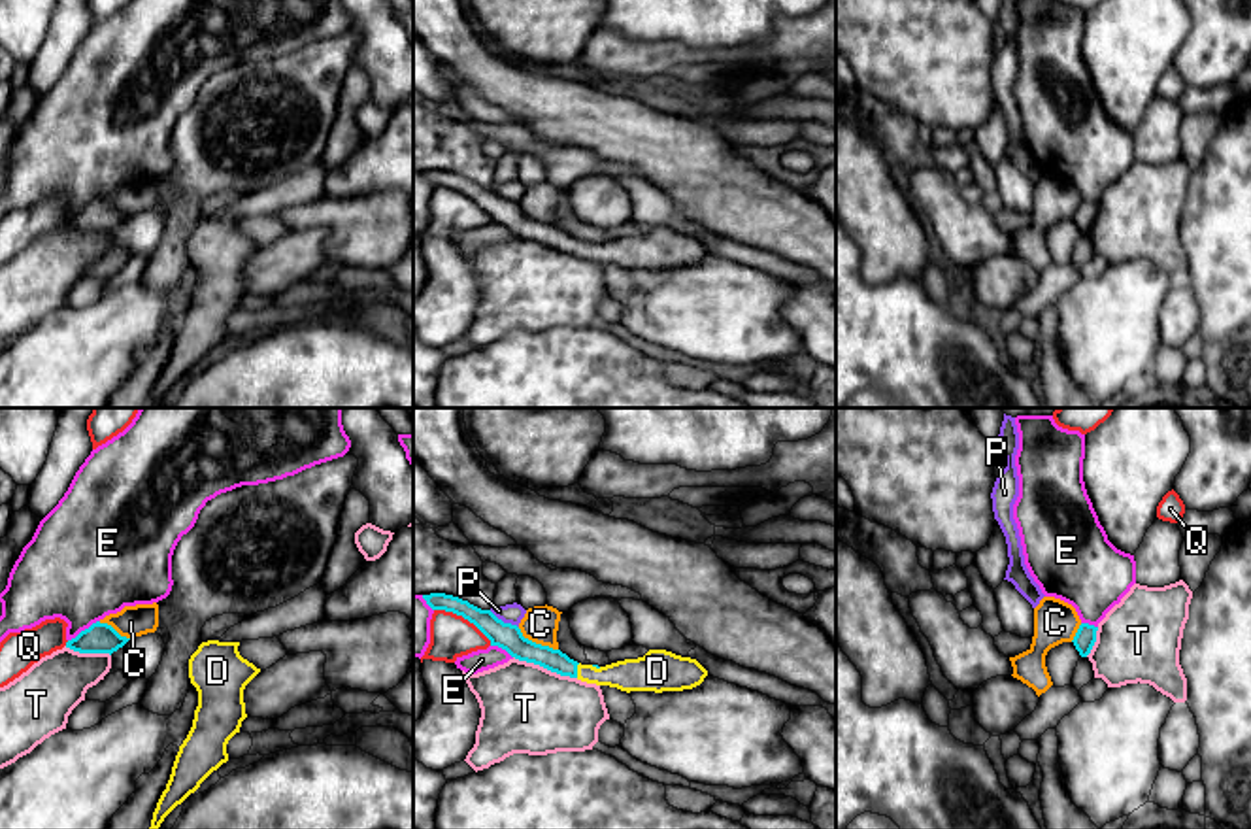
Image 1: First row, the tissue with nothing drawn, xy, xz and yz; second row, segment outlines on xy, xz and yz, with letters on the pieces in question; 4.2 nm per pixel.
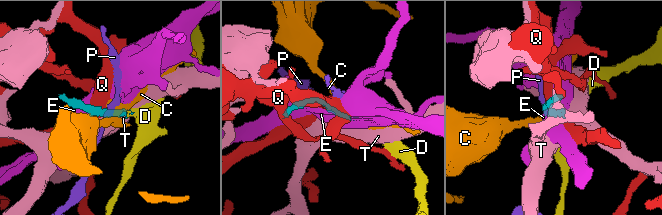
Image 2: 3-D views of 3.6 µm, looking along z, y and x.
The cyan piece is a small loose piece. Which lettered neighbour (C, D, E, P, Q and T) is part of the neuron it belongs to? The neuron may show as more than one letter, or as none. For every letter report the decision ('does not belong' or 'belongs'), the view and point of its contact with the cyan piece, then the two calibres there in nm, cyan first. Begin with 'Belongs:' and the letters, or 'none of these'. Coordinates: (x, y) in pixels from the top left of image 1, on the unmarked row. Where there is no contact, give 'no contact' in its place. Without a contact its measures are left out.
Belongs: D
C: does not belong; meets cyan in xz at (534, 219); 120 nm thick on the cyan side, 160 nm on the other
D: belongs; meets cyan in xz at (576, 248); 100 nm thick on the cyan side, 140 nm on the other
E: does not belong; meets cyan in xy at (85, 206); 130 nm thick on the cyan side, 440 nm on the other
P: does not belong; meets cyan in xz at (502, 199); 120 nm thick on the cyan side, 80 nm on the other
Q: does not belong; meets cyan in xz at (465, 195); 120 nm thick on the cyan side, 180 nm on the other
T: does not belong; meets cyan in xz at (546, 244); 120 nm thick on the cyan side, 380 nm on the other

